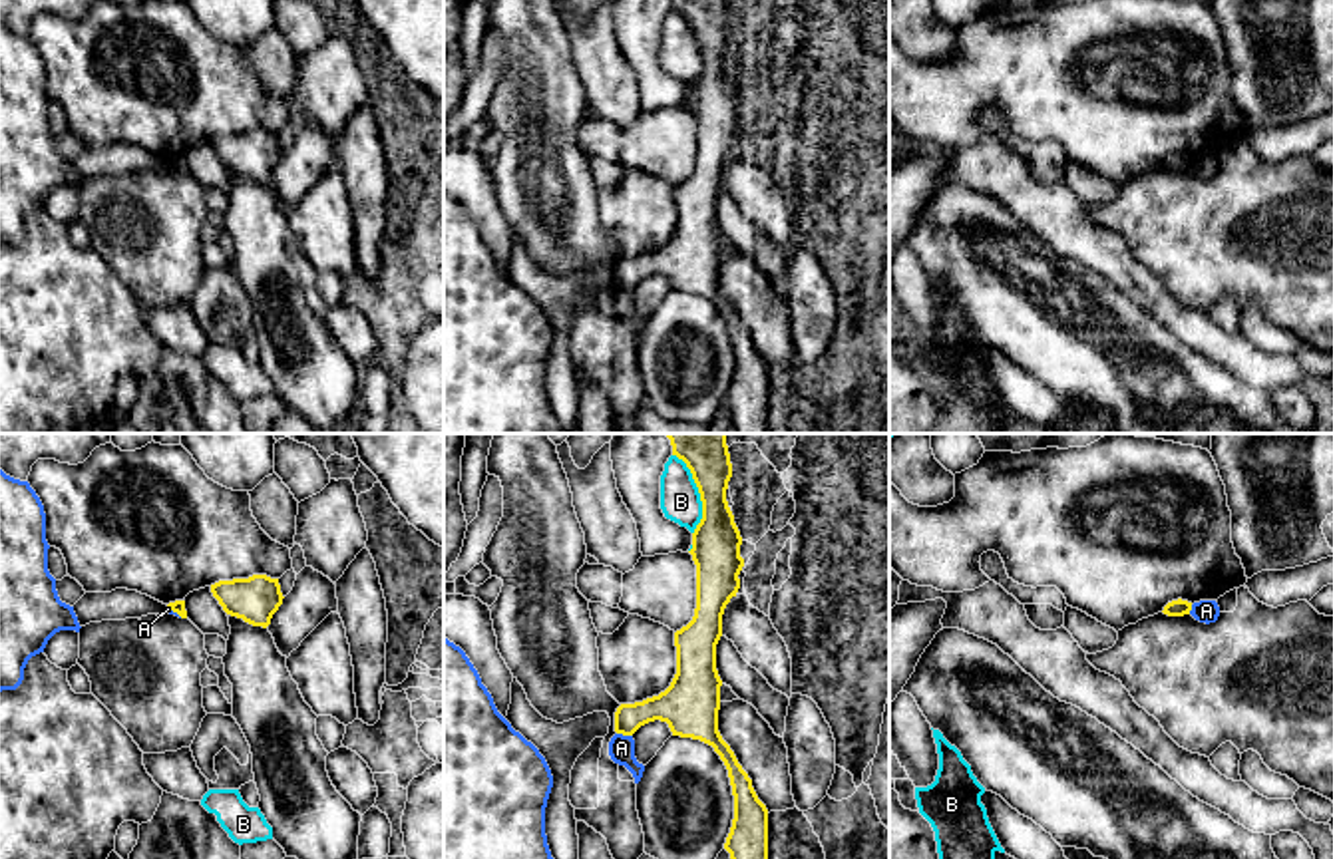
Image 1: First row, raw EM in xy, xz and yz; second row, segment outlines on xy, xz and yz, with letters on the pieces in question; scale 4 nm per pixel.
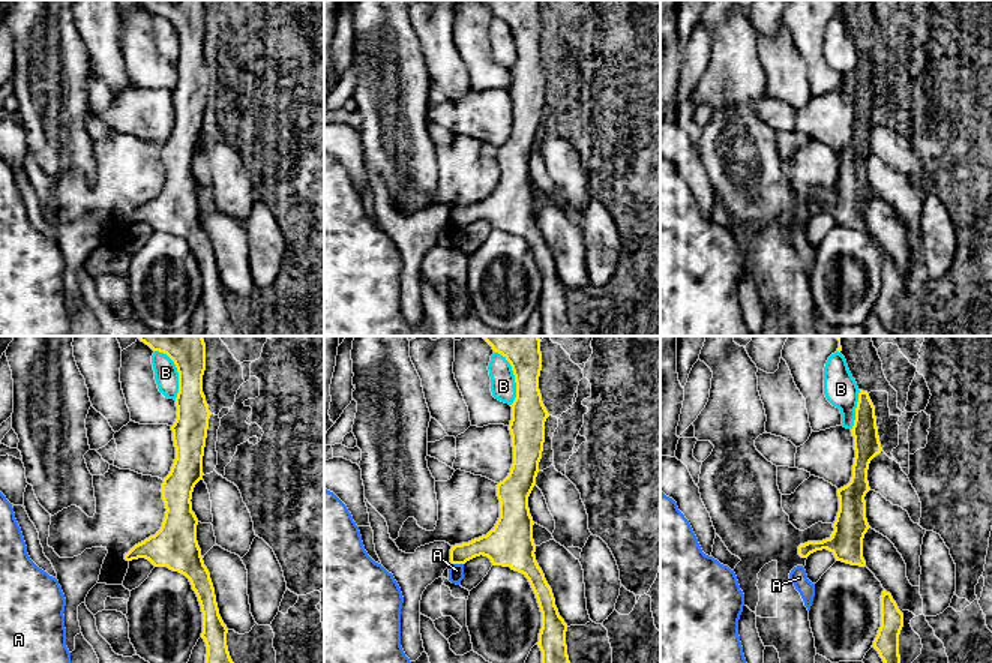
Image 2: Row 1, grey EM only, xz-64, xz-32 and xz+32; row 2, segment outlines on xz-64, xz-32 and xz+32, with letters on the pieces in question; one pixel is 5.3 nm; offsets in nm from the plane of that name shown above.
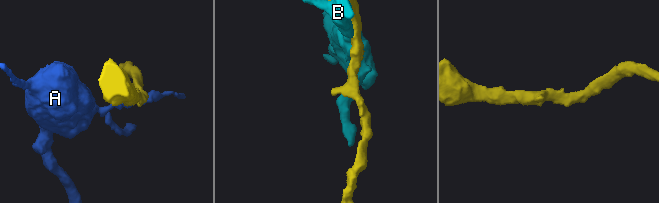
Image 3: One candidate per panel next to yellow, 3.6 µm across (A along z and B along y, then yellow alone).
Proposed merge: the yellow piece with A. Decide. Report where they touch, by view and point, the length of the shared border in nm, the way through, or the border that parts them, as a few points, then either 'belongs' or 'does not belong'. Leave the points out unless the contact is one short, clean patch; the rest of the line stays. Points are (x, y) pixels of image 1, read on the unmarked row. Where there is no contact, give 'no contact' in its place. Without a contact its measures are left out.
meets yellow in xz at (625, 289); contact 70 nm long; border along xz (617, 287), (631, 291); does not belong

